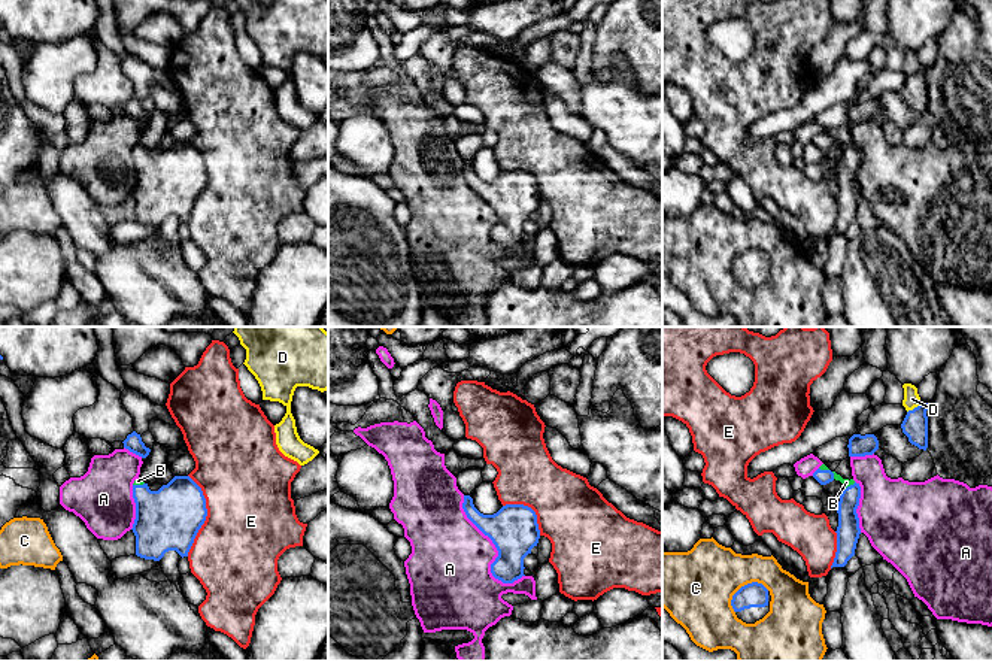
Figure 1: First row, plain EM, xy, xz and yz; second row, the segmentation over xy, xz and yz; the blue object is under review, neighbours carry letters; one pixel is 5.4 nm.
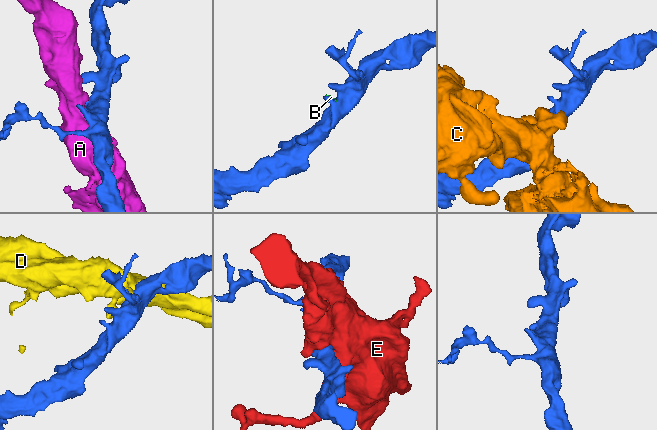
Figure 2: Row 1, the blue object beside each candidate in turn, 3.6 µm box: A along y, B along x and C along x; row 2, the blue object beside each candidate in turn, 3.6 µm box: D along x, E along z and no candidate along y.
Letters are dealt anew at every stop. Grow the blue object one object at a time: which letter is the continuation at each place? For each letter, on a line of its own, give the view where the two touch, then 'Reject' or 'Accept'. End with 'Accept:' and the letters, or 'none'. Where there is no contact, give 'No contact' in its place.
A: Touches blue in xz. Reject
B: Touches blue in yz. Accept
C: Touches blue in yz. Reject
D: Touches blue in yz. Reject
E: Touches blue in xy. Reject
Accept: B

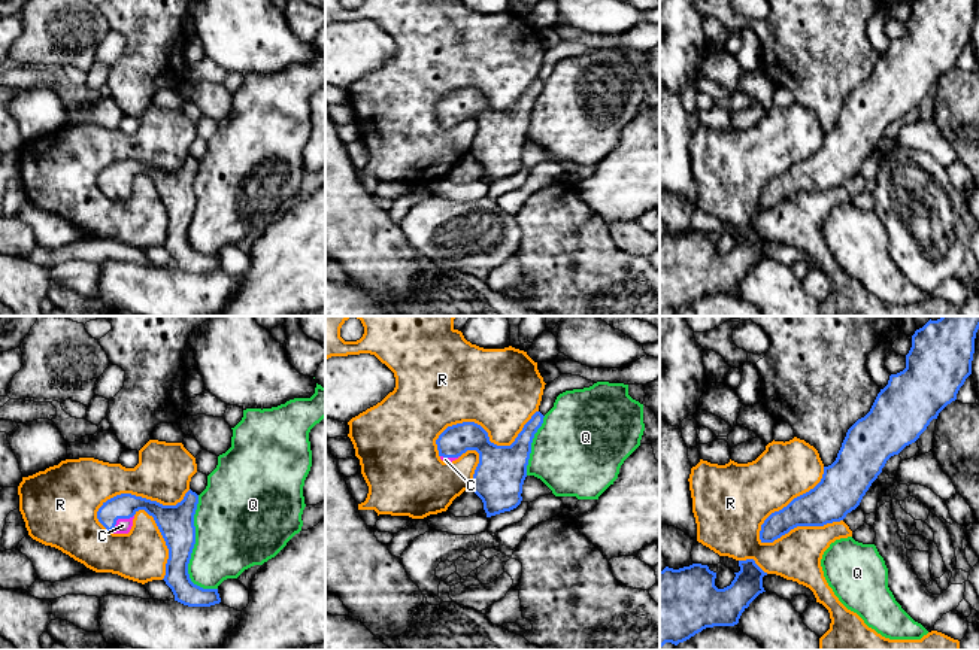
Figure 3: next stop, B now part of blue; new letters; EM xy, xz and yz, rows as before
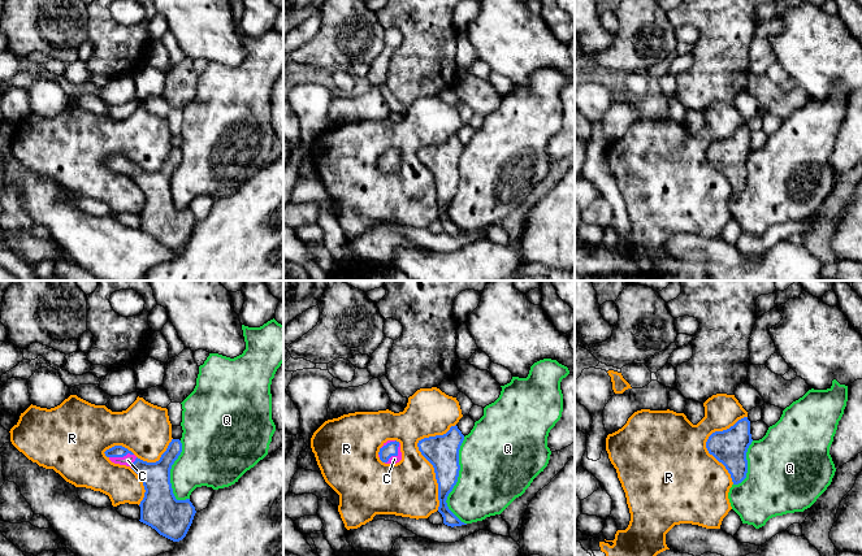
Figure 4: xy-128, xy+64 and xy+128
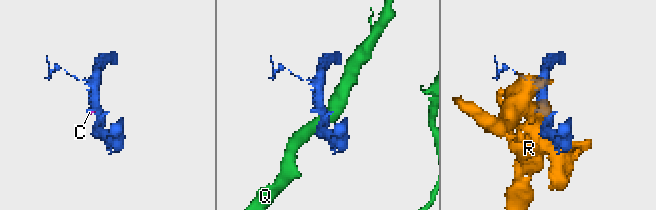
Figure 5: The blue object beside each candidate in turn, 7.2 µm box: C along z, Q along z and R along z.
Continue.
C: Touches blue in xy. Accept
Q: Touches blue in xy. Reject
R: Touches blue in yz. Reject
Accept: C

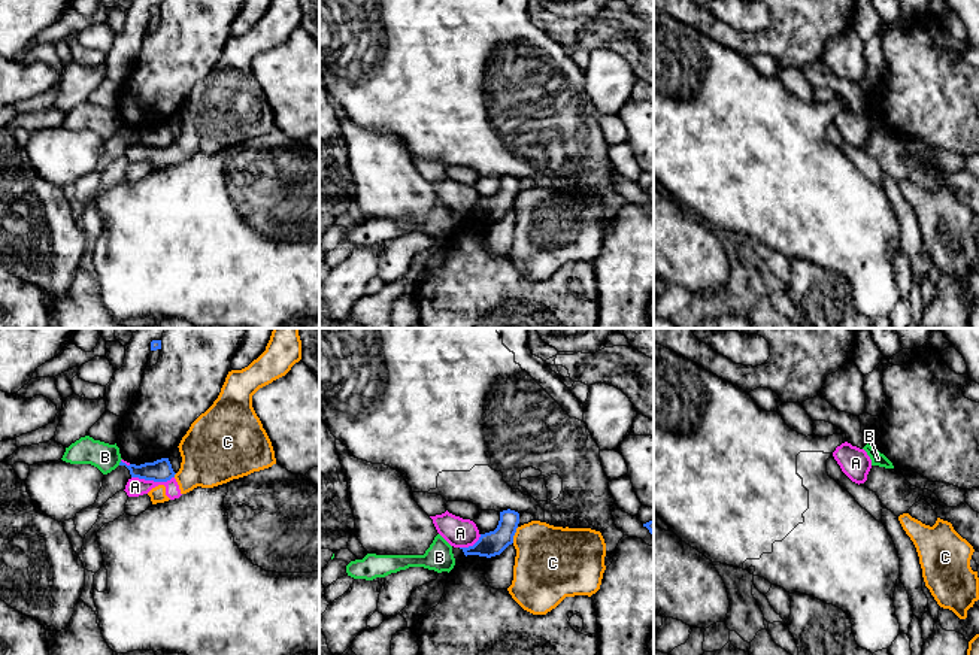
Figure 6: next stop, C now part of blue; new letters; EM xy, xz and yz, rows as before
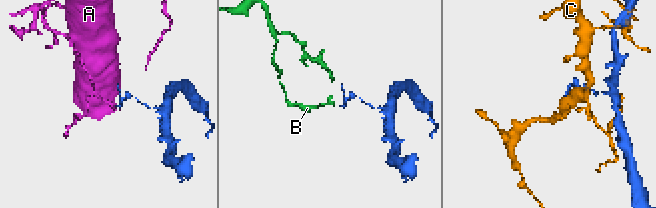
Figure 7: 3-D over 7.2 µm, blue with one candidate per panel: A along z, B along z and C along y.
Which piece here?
A: Touches blue in xy. Reject
B: Touches blue in xy. Reject
C: Touches blue in xz. Reject
Accept: none

